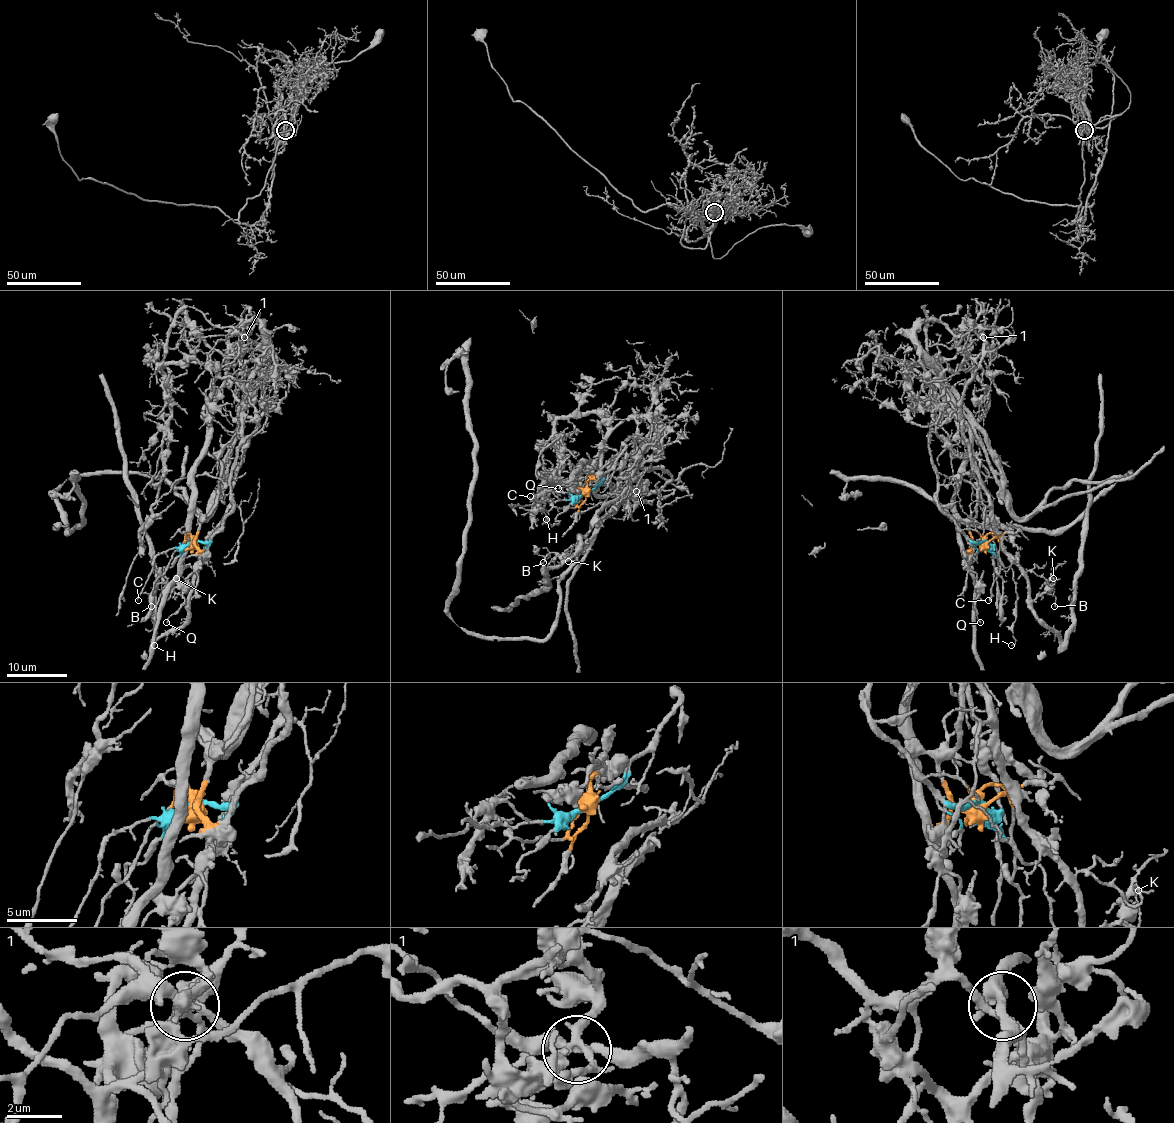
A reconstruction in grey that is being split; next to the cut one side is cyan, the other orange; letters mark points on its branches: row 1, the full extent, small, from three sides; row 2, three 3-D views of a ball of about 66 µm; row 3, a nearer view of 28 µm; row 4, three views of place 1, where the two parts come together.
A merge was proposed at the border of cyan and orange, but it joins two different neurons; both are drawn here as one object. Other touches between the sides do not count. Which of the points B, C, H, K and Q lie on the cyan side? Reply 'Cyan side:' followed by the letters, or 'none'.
Cyan side: C, H

